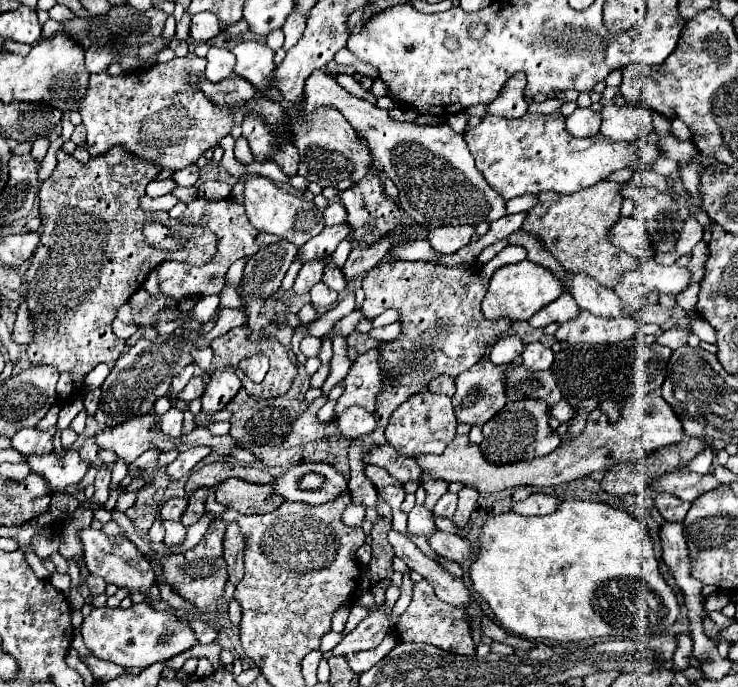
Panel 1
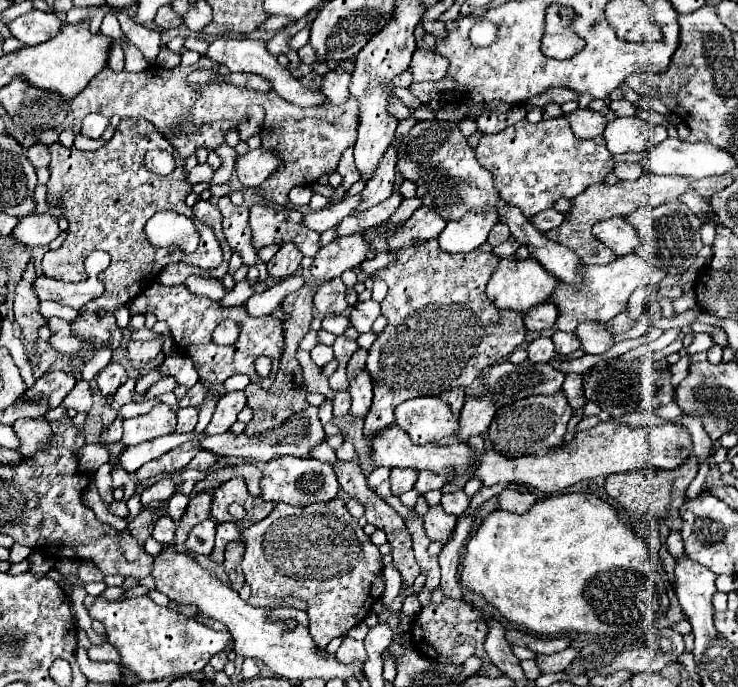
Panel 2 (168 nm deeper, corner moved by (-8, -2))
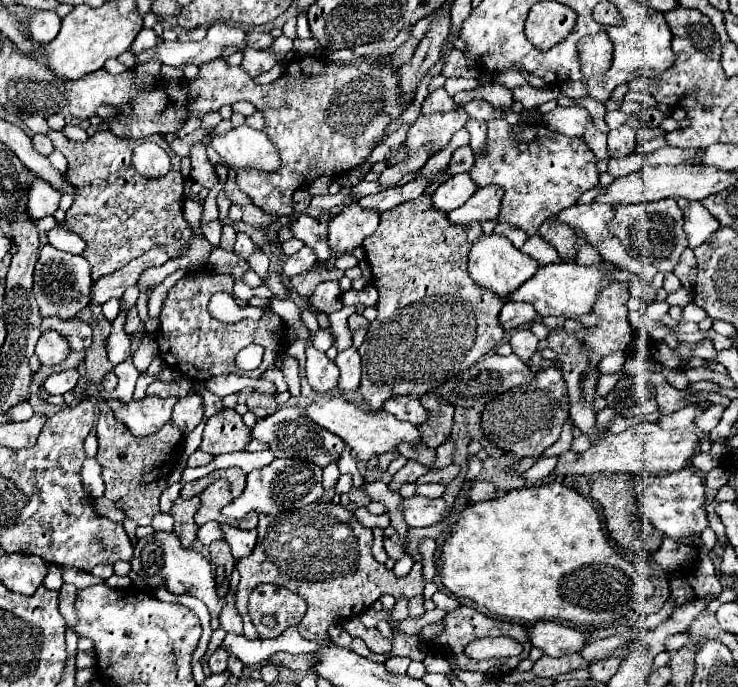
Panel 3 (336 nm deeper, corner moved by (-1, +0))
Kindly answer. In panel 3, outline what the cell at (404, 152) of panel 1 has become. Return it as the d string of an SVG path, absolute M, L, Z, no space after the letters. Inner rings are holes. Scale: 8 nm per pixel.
M463 108L451 110L451 112L435 112L427 116L419 116L411 130L407 132L407 152L415 152L419 146L431 142L433 150L441 150L447 146L451 136L465 126L469 120L469 114L465 114Z

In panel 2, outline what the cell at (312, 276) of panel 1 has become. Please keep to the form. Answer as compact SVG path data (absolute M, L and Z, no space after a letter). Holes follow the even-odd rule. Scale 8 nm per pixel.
M358 232L354 236L336 238L328 246L320 248L314 256L312 264L312 278L320 282L328 282L332 278L342 276L344 270L356 268L364 262L364 256L368 252L368 244L364 242L364 232Z

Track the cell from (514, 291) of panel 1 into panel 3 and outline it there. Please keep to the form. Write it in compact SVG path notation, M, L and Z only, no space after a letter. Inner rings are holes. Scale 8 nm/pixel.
M481 234L473 242L473 248L471 248L471 254L469 254L469 274L471 274L471 278L479 286L489 288L491 292L495 292L501 298L505 298L513 290L517 290L523 282L527 282L537 272L537 268L539 268L539 264L531 256L523 254L507 238L501 238L497 234Z

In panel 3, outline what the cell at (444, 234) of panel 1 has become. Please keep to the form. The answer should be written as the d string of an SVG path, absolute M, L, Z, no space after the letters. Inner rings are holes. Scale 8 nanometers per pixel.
M487 186L487 188L477 188L477 192L459 208L449 214L453 224L471 224L473 220L485 222L485 220L495 220L499 214L503 198L503 188L499 186Z

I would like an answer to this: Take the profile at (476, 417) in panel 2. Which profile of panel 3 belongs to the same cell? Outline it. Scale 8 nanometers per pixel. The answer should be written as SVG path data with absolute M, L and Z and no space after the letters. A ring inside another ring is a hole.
M447 440L445 444L441 444L439 448L437 448L437 462L435 462L435 466L433 468L445 468L445 466L449 466L451 462L453 462L453 454L455 454L455 446Z

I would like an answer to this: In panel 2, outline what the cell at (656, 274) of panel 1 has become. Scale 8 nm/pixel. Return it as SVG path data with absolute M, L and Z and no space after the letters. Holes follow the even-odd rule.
M636 254L614 258L612 264L624 264L624 266L616 266L608 278L606 278L606 266L582 266L582 274L586 276L584 290L572 290L568 284L562 284L562 282L558 284L558 288L554 290L554 296L552 296L552 300L558 304L558 310L560 310L560 316L556 320L556 328L560 328L562 332L574 332L574 328L582 320L608 322L614 316L618 316L620 312L624 312L624 308L628 304L628 296L636 288L658 286L658 282L666 276L664 270L650 266L648 260L644 260Z

